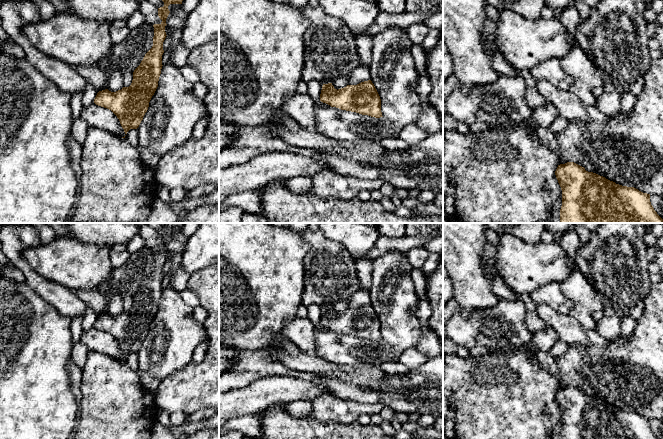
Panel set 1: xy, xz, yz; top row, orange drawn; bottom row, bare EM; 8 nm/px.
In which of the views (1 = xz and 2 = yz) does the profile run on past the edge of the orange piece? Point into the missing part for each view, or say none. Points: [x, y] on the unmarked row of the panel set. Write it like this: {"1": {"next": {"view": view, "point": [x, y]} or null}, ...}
{"1": {"next": null}, "2": {"next": null}}

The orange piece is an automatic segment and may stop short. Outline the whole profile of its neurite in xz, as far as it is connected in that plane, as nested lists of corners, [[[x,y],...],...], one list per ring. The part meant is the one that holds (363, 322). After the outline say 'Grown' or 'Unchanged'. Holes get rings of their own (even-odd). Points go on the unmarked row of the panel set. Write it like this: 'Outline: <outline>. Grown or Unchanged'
Outline: [[[371,304],[335,313],[332,307],[323,308],[320,325],[341,334],[375,342],[382,340],[381,323]]]. Unchanged

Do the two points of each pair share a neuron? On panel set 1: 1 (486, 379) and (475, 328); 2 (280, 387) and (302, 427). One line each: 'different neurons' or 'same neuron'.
1: different neurons
2: different neurons

